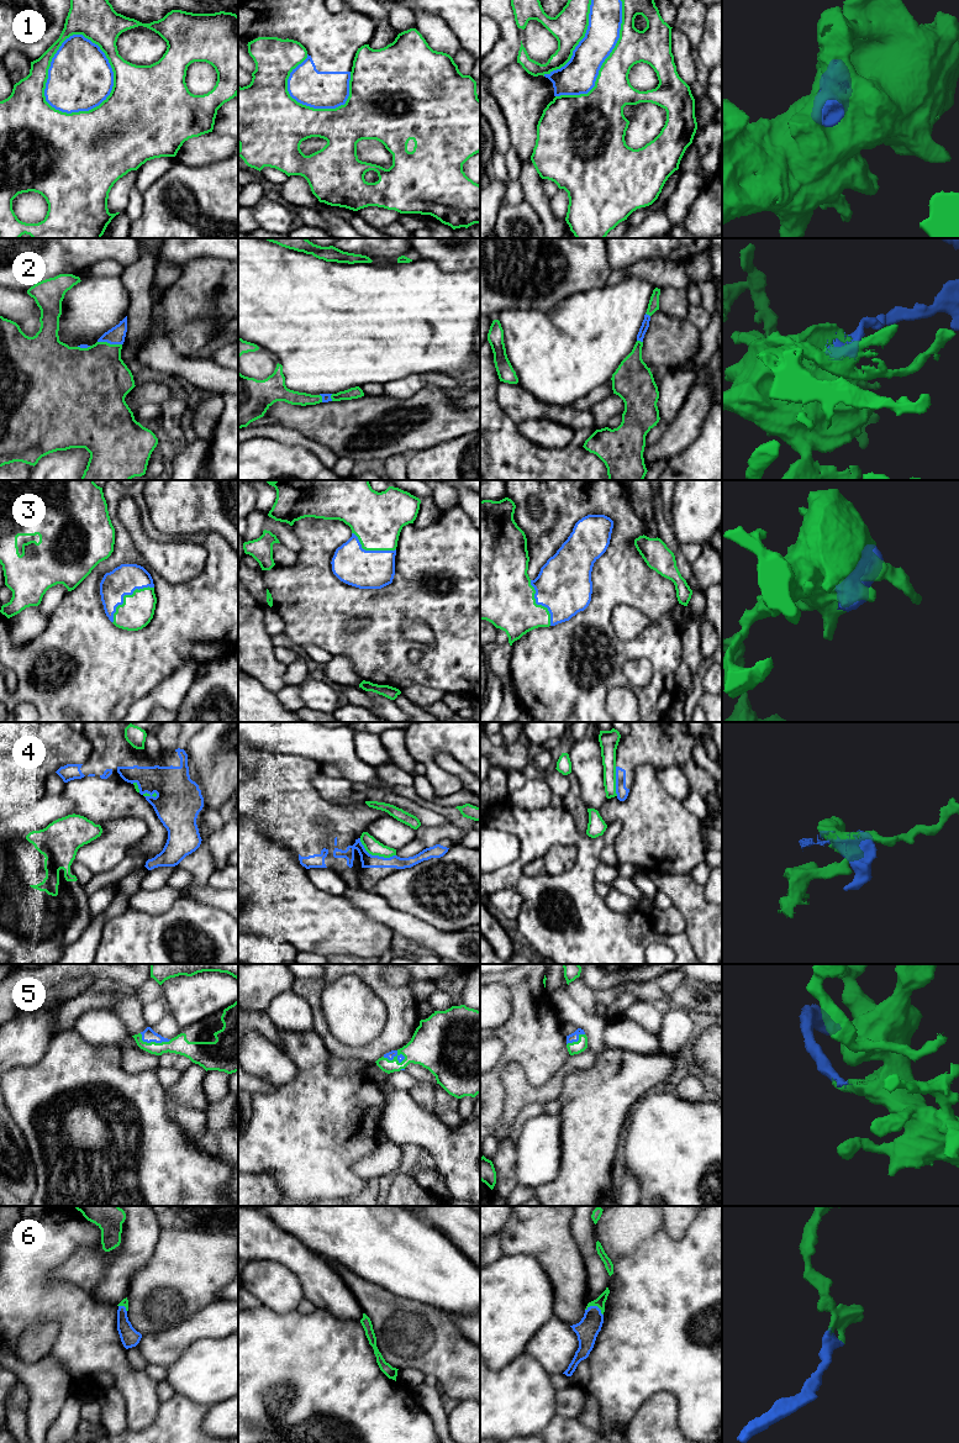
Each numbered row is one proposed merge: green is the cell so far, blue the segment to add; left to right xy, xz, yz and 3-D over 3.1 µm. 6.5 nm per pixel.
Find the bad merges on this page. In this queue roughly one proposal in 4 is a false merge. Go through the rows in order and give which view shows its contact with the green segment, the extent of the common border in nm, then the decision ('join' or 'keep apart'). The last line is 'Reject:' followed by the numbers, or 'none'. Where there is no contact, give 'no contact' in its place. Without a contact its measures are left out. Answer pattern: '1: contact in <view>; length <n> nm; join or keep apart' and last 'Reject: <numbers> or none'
1: contact in xy; length 550 nm; keep apart
2: contact in xy; length 160 nm; join
3: contact in xy; length 360 nm; join
4: contact in xz; length 260 nm; keep apart
5: contact in xz; length 150 nm; join
6: contact in yz; length 130 nm; join
Reject: 1, 4

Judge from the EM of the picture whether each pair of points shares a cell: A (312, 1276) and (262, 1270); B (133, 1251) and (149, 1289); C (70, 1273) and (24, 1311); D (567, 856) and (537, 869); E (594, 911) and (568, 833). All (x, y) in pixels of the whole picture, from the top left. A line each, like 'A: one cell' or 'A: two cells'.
A: two cells
B: two cells
C: two cells
D: one cell
E: one cell

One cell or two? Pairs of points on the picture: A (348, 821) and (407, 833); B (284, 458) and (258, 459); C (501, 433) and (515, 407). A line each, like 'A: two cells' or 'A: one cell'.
A: two cells
B: one cell
C: two cells

